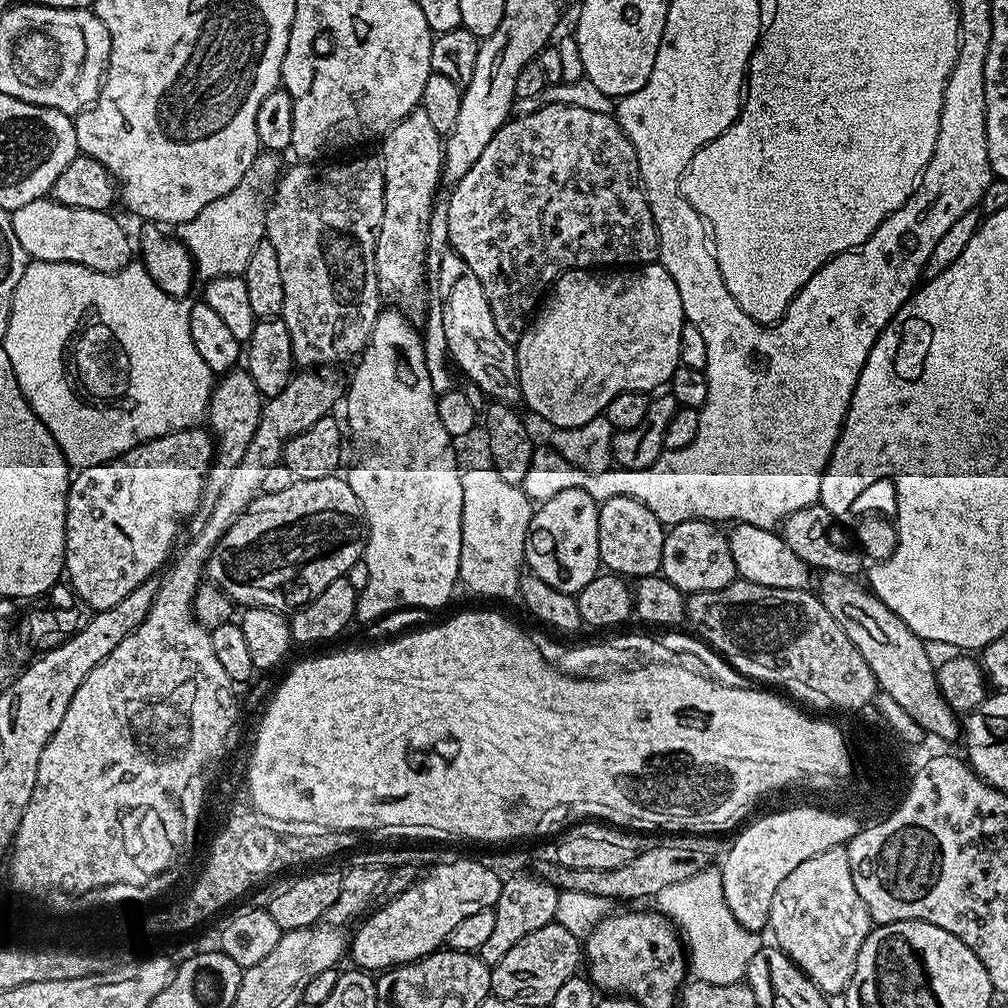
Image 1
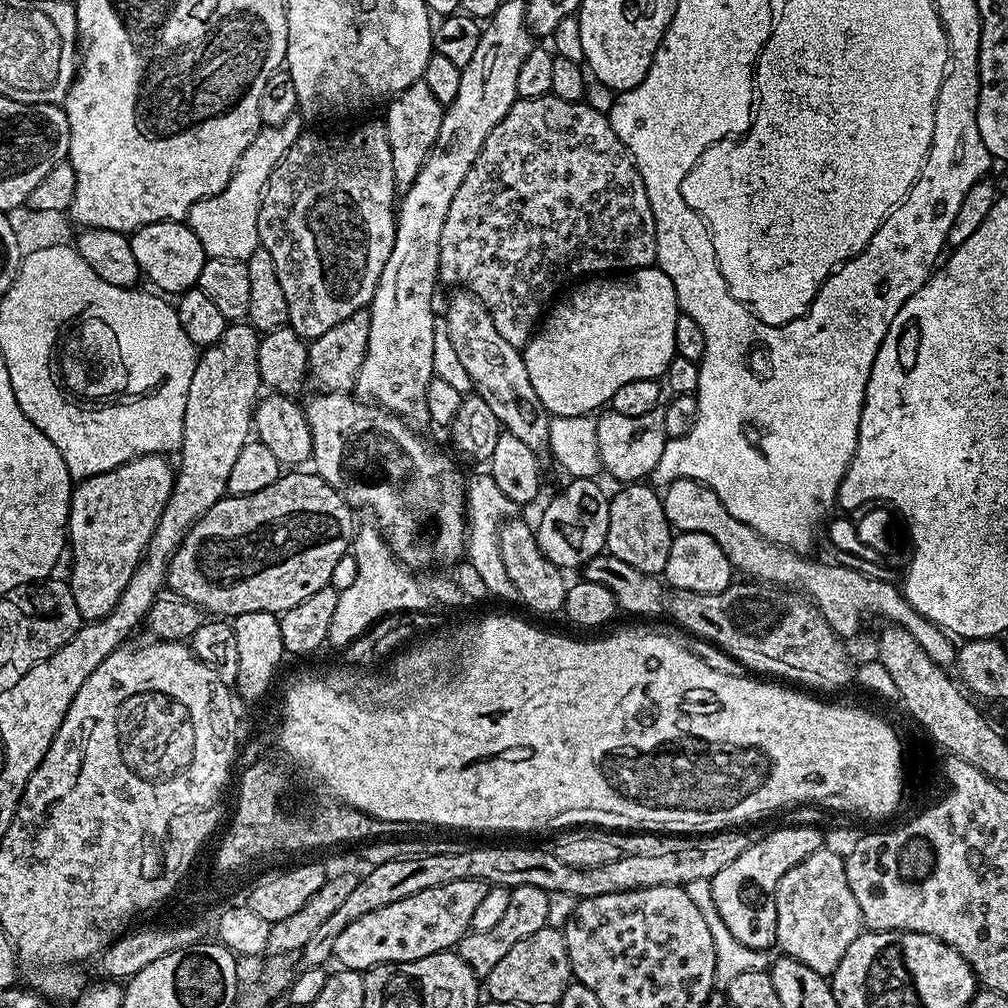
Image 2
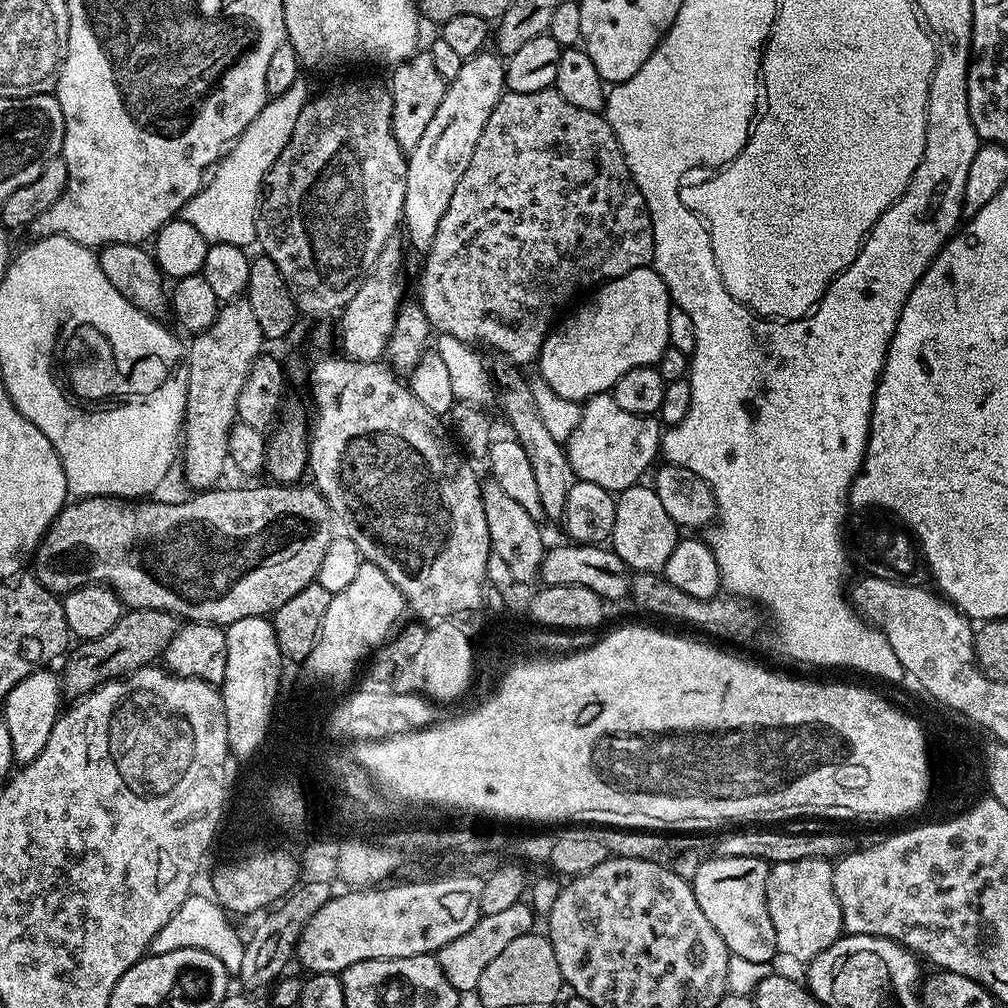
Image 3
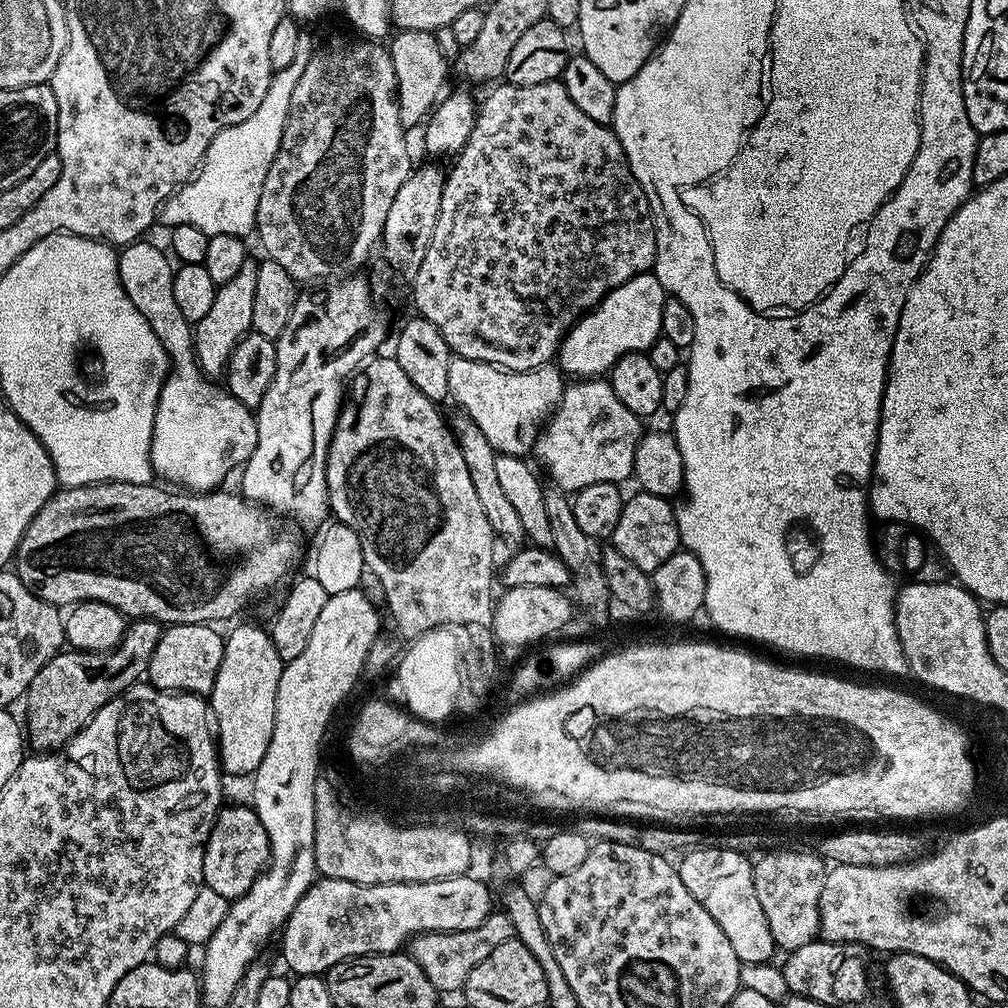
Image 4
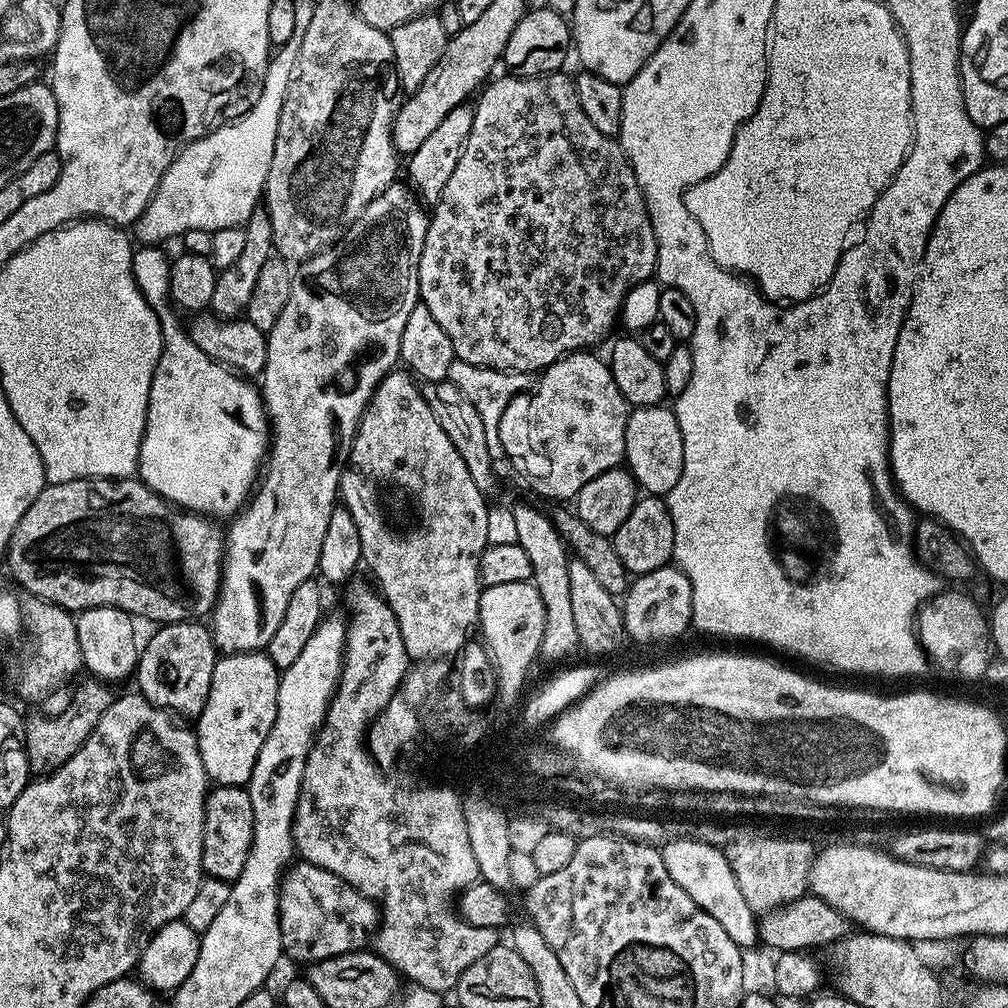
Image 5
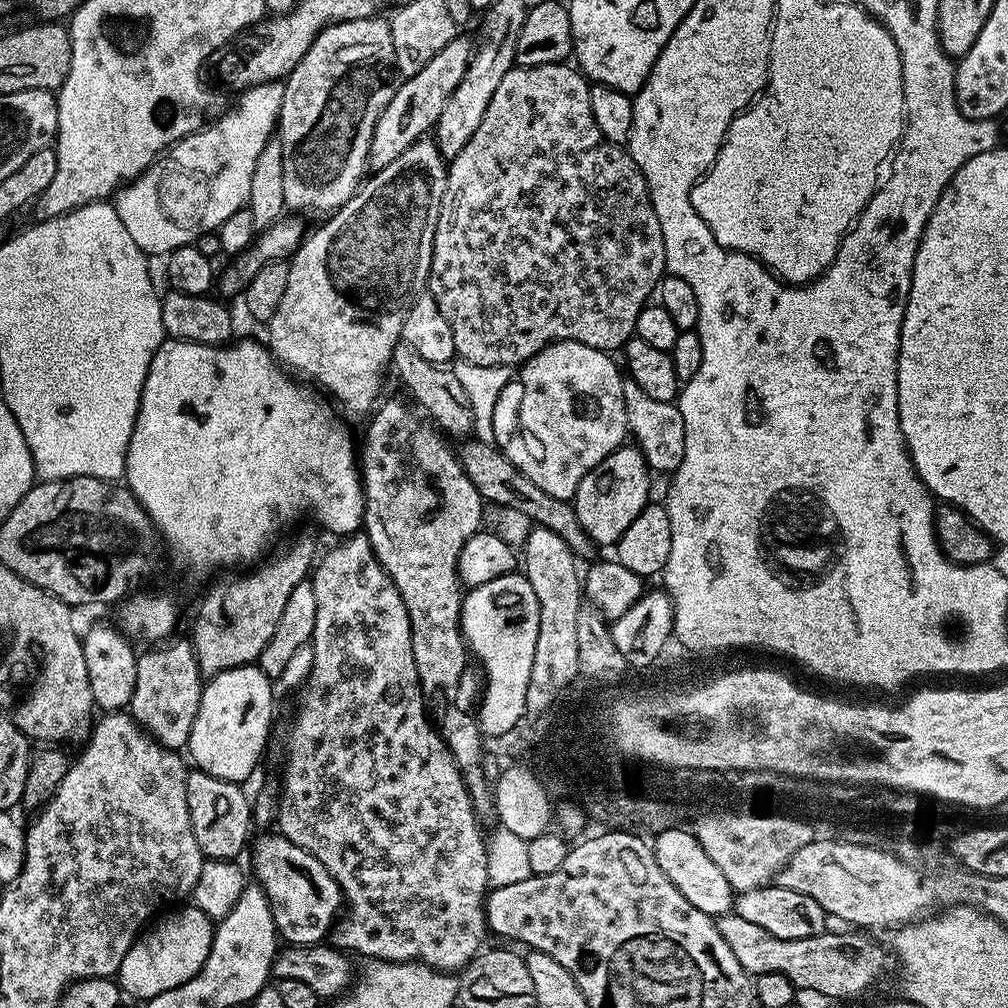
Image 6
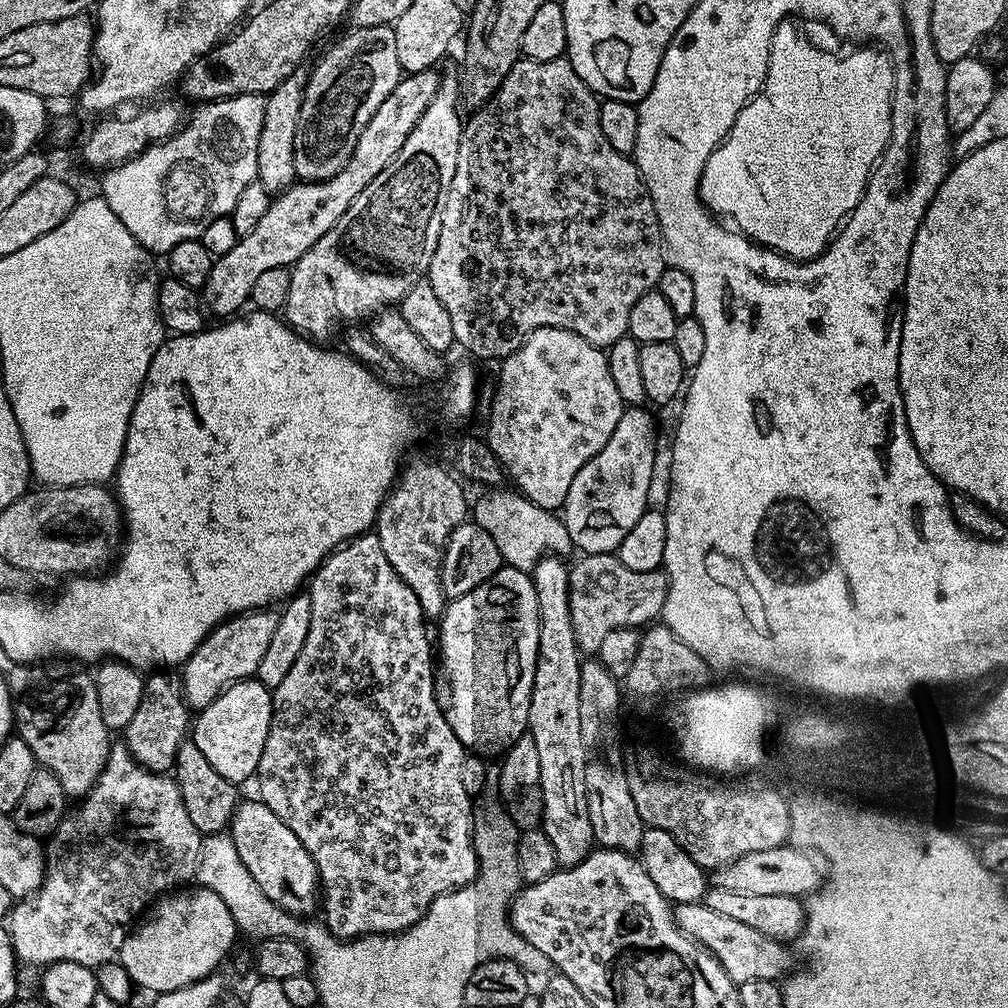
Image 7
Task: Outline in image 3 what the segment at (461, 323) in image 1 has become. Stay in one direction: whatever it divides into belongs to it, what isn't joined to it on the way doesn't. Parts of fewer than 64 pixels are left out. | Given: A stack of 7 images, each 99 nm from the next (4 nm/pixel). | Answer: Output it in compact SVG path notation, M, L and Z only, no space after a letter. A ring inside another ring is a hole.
M516 366L504 367L508 368L500 368L494 372L494 380L498 385L500 408L504 411L509 426L512 427L511 435L520 443L522 450L526 450L526 458L530 458L530 466L534 470L534 478L538 485L538 495L545 517L549 521L551 519L556 522L563 521L568 495L574 483L565 445L552 438L550 431L546 430L546 425L542 422L542 414L535 405L532 385L528 380L524 381L524 376L520 373L523 371Z

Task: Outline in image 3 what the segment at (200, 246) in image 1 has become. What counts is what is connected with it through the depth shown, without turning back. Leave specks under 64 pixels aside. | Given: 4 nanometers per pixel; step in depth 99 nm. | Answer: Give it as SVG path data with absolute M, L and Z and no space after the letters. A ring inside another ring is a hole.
M299 78L285 93L271 97L268 103L246 126L246 130L220 157L211 169L210 182L189 202L186 219L196 224L209 242L227 242L247 249L254 240L254 223L260 206L262 185L268 176L268 169L274 166L278 154L286 150L286 142L298 126L298 114L302 114L305 104L310 99L308 84Z

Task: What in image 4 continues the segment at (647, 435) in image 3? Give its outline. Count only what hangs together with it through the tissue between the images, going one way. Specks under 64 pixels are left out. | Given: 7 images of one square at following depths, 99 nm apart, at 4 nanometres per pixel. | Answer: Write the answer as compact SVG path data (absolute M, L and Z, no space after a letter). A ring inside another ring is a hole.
M580 378L569 383L564 389L564 396L546 423L539 430L534 447L534 456L544 463L553 485L564 489L569 494L575 494L586 486L595 484L623 485L623 480L634 473L634 454L638 450L638 442L642 435L641 417L630 414L618 394L614 394L611 383L604 378Z

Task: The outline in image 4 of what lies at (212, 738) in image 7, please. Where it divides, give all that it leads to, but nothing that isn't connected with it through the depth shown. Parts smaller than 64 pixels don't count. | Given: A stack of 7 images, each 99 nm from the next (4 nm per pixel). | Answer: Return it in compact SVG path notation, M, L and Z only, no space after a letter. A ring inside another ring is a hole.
M240 624L232 633L227 633L224 641L224 653L222 654L222 666L218 666L218 674L216 681L210 693L210 712L214 717L214 739L218 745L218 755L220 758L221 769L225 773L228 772L232 776L244 776L255 773L256 767L262 762L262 758L266 758L266 750L270 746L270 738L274 734L274 698L278 698L278 678L282 678L282 670L285 661L278 658L278 650L274 650L274 642L271 635L267 631L264 632L256 624Z

